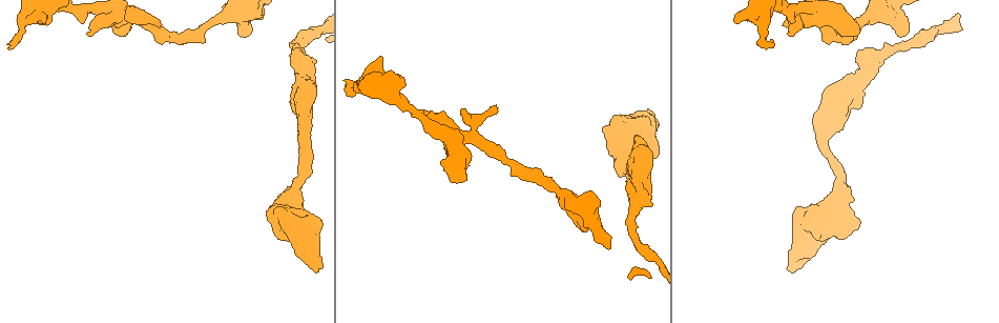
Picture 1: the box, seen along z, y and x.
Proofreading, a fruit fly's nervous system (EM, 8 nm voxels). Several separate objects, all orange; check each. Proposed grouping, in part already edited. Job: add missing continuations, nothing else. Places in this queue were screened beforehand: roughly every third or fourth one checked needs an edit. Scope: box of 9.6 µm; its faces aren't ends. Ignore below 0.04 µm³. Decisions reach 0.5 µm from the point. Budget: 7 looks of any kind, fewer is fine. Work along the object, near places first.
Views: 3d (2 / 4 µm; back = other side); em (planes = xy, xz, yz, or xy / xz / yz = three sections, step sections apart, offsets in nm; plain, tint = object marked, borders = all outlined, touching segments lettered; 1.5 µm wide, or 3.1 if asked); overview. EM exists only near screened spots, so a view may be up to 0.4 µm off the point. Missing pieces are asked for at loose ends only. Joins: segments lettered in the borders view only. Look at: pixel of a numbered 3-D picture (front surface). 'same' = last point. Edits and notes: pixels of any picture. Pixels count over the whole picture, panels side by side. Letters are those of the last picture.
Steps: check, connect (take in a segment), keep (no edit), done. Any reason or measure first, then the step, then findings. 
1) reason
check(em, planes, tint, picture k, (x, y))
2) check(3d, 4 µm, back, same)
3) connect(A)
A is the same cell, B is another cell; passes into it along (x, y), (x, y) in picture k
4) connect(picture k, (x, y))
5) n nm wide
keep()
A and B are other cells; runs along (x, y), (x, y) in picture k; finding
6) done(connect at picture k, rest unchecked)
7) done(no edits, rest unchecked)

an open end
check(em, yz, step 4, tint, picture 1, (45, 23))

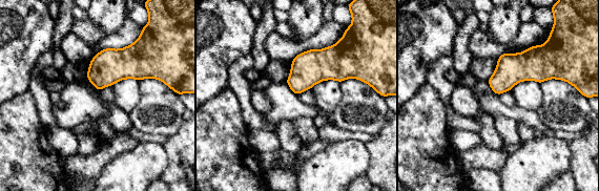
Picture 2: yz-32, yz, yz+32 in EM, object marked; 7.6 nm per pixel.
check(em, xy, step 4, borders, same)

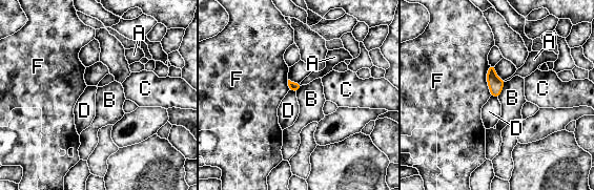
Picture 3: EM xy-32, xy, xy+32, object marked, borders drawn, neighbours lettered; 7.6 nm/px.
keep()
A, B, C, D and F are other cells; border along (505, 82), (497, 97) in picture 3; no lettered segment goes on from it

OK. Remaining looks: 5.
branch stops here
check(3d, 2 µm, picture 1, (789, 33))

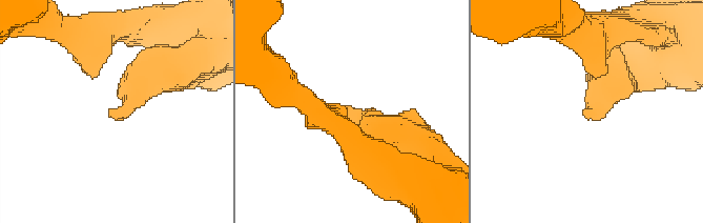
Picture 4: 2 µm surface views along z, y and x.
shape alone is not enough
check(em, planes, borders, picture 4, (108, 112))

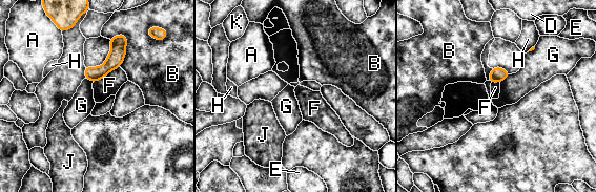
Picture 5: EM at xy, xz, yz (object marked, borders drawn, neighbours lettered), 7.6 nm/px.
B touches over 260 nm
keep()
A, B, D, E, F, G, H, J and K are other cells; border along (510, 75), (499, 82) in picture 5; none of them fits

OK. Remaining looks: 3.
an open end
check(em, planes, borders, picture 1, (796, 208))

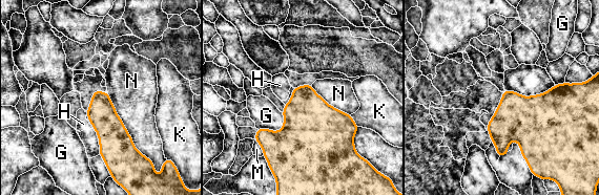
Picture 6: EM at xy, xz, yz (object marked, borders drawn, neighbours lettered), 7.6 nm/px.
keep()
G, H, K, M and N are other cells; border along (107, 93), (132, 144), (146, 156) in picture 6; none of them fits

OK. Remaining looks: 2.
done(no edits, rest unchecked)

